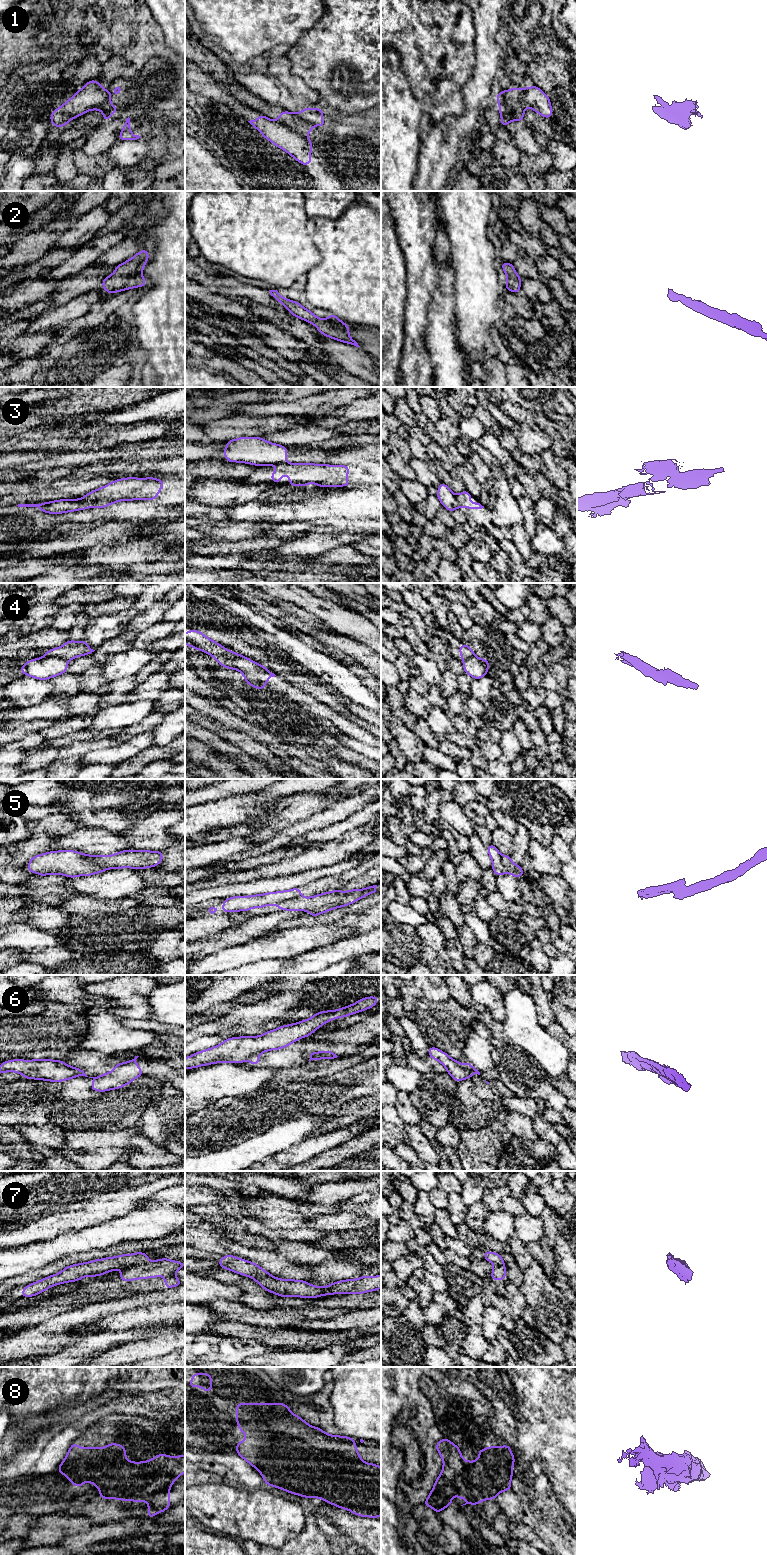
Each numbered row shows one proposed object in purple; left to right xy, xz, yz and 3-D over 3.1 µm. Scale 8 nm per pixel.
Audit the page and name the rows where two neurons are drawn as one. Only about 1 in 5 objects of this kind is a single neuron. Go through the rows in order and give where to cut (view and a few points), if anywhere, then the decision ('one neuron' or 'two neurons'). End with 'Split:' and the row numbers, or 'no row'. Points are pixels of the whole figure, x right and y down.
1: cut xy (106, 90), (106, 100), (98, 108); two neurons
2: cut none; one neuron
3: cut none; one neuron
4: cut xy (46, 654), (52, 657), (61, 657), (67, 661); two neurons
5: cut xz (301, 896), (274, 904); two neurons
6: cut yz (457, 1061), (466, 1071), (467, 1077); two neurons
7: cut xy (146, 1261), (140, 1265), (131, 1265), (123, 1269); two neurons
8: cut none; one neuron
Split: 1, 4, 5, 6, 7

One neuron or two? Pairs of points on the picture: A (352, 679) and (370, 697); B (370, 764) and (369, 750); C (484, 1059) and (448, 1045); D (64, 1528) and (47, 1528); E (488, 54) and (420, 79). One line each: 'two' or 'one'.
A: one
B: two
C: two
D: one
E: two

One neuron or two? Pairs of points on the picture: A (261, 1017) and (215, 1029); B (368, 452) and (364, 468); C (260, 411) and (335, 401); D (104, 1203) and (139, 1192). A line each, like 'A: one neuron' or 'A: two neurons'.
A: one neuron
B: two neurons
C: one neuron
D: one neuron

